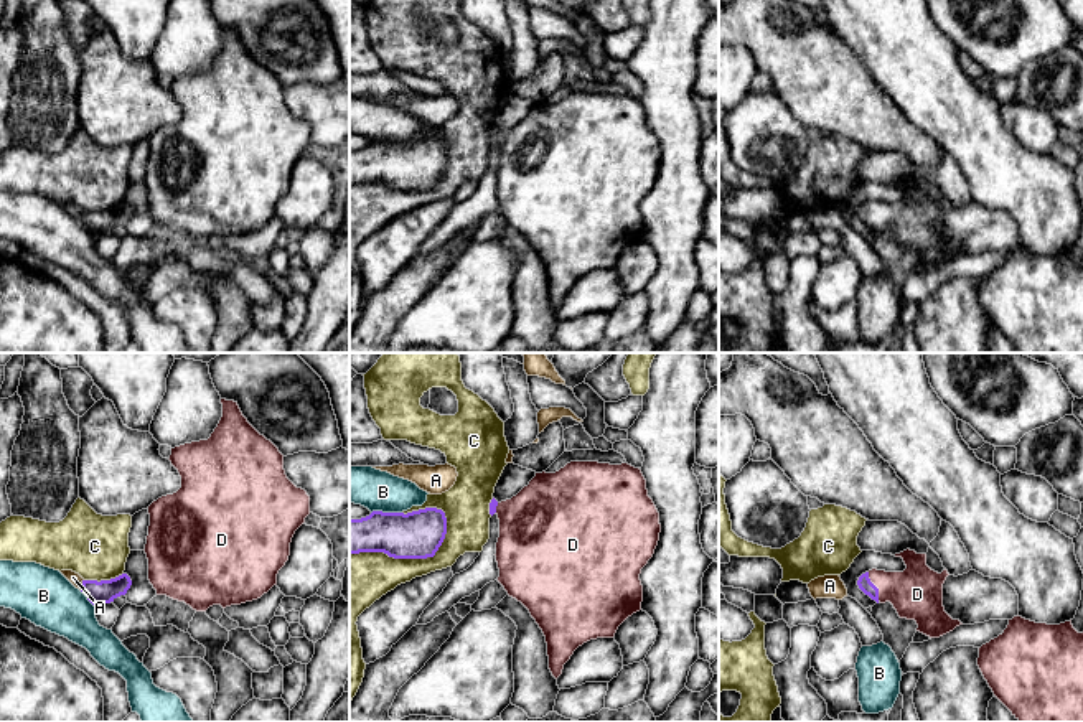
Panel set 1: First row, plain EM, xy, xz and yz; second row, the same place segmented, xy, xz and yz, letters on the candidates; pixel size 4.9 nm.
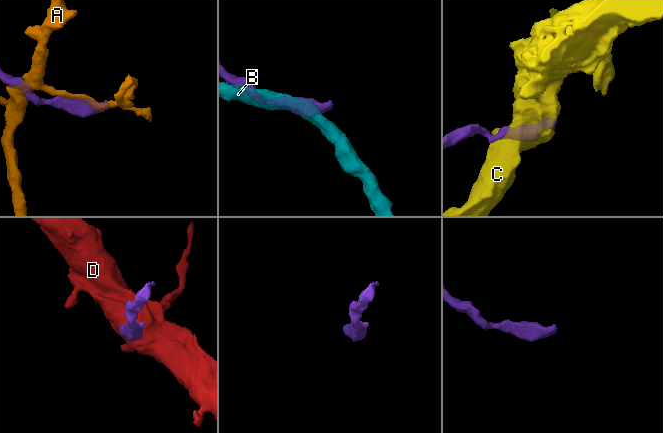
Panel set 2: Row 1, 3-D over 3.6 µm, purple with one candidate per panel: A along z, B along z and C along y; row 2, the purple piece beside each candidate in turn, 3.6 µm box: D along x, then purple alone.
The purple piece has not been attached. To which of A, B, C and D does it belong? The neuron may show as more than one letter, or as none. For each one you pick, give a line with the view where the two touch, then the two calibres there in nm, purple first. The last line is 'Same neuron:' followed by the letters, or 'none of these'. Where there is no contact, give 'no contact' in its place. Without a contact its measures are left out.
D: meets purple in yz; 70 nm thick on the purple side, 260 nm on the other
Same neuron: D

